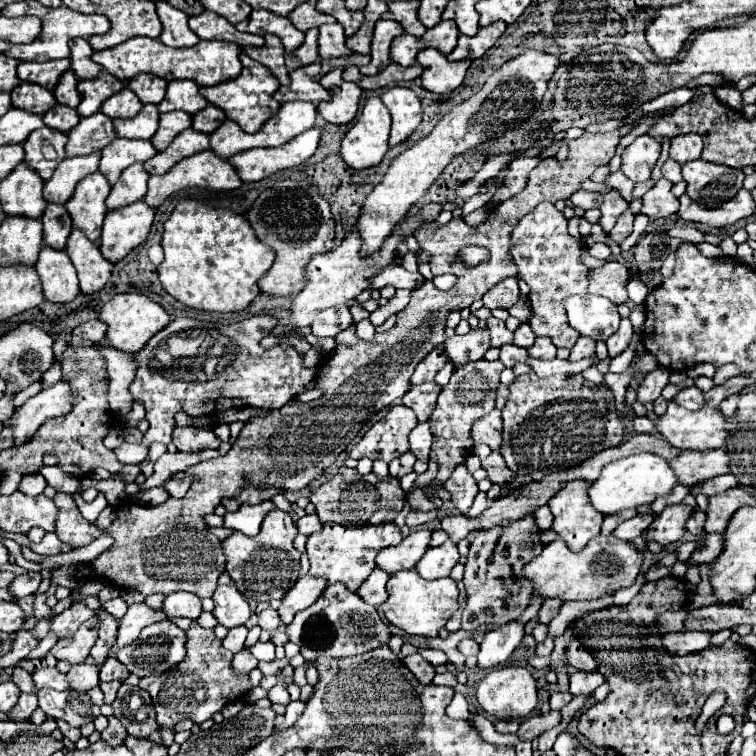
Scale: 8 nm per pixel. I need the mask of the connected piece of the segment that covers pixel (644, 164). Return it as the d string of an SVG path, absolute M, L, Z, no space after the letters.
M642 135L630 147L626 147L622 155L622 173L636 183L648 181L658 157L660 143L650 135Z

